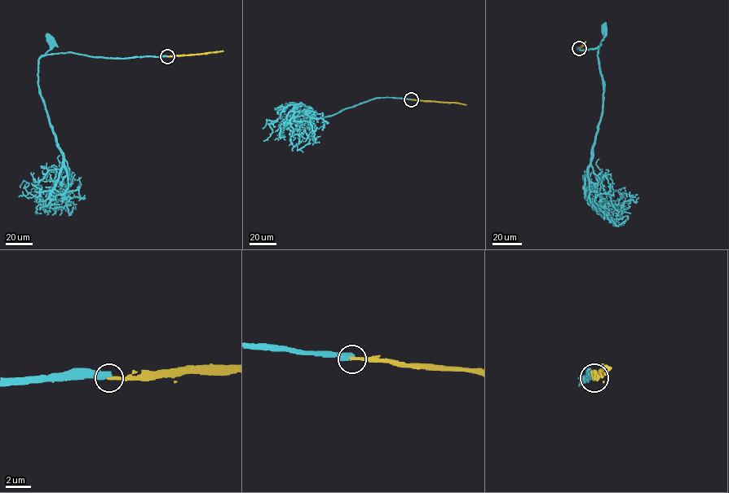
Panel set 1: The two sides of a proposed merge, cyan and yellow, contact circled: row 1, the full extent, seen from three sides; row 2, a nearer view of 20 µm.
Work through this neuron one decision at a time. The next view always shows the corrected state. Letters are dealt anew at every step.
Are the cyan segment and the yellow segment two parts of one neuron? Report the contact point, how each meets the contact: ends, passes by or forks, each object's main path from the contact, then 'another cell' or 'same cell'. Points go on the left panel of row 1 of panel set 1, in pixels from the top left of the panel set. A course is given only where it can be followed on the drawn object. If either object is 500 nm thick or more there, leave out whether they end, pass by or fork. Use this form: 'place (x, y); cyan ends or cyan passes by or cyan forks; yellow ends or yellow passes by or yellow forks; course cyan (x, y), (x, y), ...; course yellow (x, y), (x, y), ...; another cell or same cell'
place (167, 56); cyan ends; yellow ends; course cyan (167, 56), (109, 58), (70, 52), (46, 55), (50, 49), (50, 39); course yellow (167, 56), (223, 50); same cell

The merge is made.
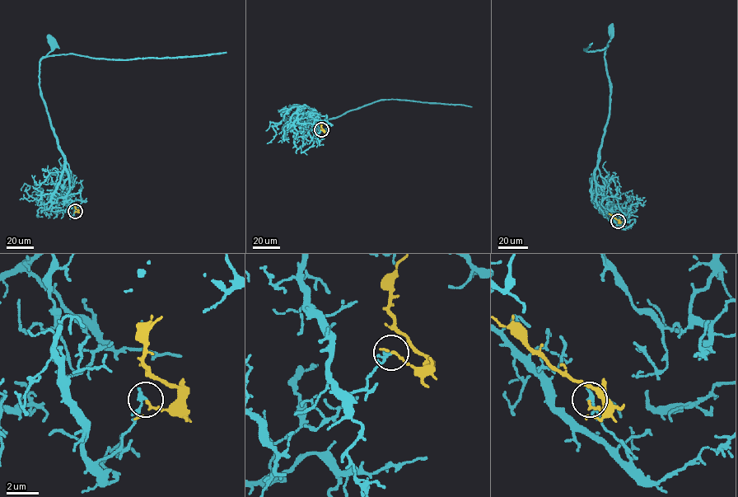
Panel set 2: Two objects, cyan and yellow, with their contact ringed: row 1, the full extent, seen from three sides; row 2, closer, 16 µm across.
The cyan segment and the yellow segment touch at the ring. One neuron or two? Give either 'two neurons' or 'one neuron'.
two neurons

